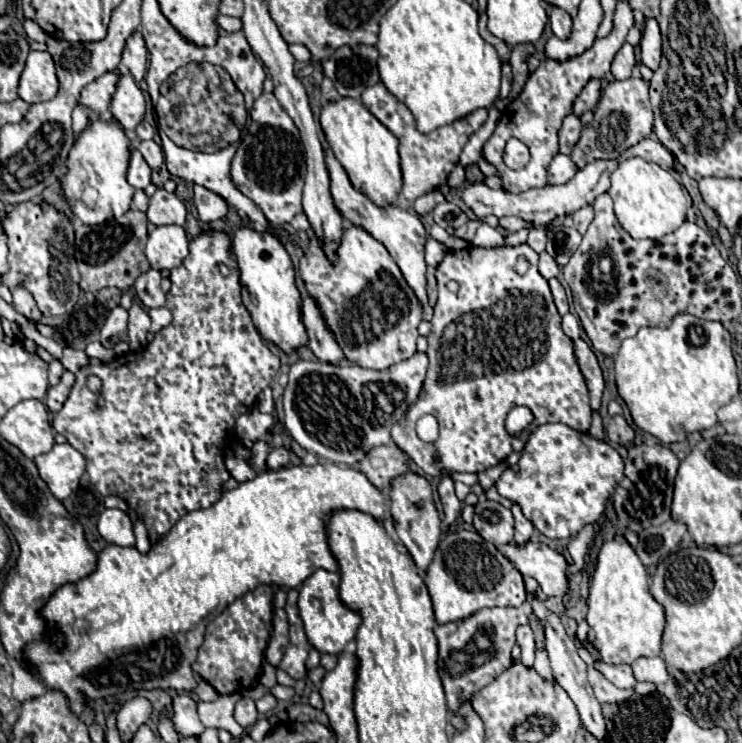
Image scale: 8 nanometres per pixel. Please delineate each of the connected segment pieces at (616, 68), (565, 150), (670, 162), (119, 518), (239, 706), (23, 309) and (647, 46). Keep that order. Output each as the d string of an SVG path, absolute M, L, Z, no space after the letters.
M626 42L626 44L618 50L618 54L616 54L614 62L612 62L612 76L614 76L614 80L628 80L628 78L632 76L632 68L634 68L634 66L636 66L634 48Z
M570 112L564 120L562 120L562 126L558 130L558 140L560 140L560 152L562 154L570 154L574 144L578 142L580 138L580 130L582 130L582 124L580 120L574 116L574 112Z
M640 140L636 146L632 146L632 148L628 148L622 156L620 156L620 160L626 160L626 158L632 158L632 156L642 156L644 160L650 160L650 162L654 162L654 164L658 164L658 166L668 166L670 170L678 170L678 162L676 162L676 158L672 156L672 152L670 150L666 150L660 142L656 142L656 140Z
M106 508L100 514L98 532L106 542L112 542L118 546L132 546L134 544L132 520L130 520L128 512L124 512L120 508Z
M244 696L236 702L236 710L234 710L234 718L240 726L252 726L256 720L258 720L258 712L256 712L256 706L254 706L254 700Z
M24 288L12 290L12 306L14 306L14 310L16 310L18 314L26 316L26 318L28 318L30 322L34 322L34 324L38 324L40 318L42 318L42 314L40 314L34 298L32 298Z
M648 18L644 24L640 48L642 48L642 54L640 54L642 64L646 64L650 70L658 70L662 50L660 50L660 28L654 18Z

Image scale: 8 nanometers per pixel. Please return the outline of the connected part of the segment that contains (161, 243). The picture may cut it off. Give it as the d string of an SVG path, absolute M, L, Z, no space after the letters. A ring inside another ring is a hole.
M158 226L150 232L144 250L152 268L176 268L188 256L188 238L182 226Z

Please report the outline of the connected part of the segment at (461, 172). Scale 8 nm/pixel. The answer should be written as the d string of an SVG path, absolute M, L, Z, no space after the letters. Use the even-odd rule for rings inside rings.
M457 164L448 176L447 184L450 188L458 188L465 180L465 169L460 164Z

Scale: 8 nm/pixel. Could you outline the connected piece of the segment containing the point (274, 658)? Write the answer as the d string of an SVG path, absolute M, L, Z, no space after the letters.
M276 610L272 624L274 624L274 630L272 630L272 638L270 638L268 648L266 648L266 660L272 666L278 666L280 660L282 660L282 654L284 654L286 646L290 644L290 640L288 640L288 620L286 620L286 612L284 610Z

